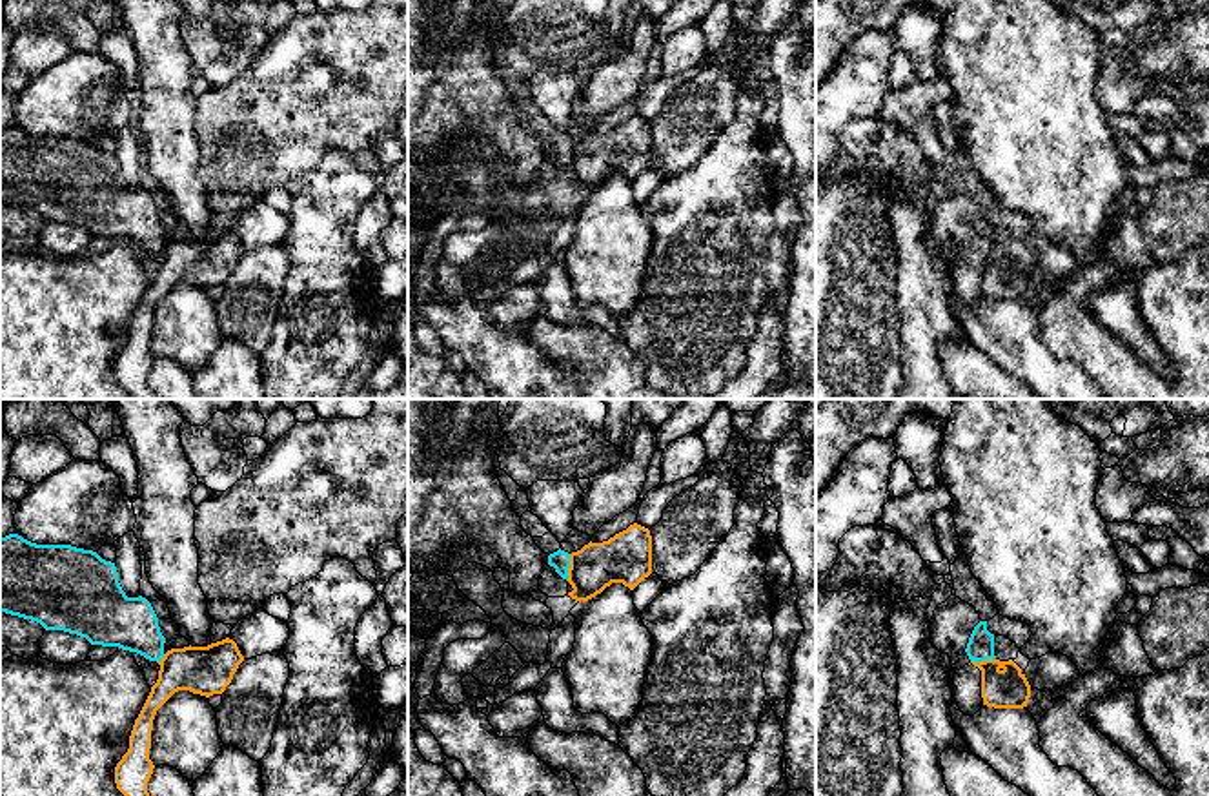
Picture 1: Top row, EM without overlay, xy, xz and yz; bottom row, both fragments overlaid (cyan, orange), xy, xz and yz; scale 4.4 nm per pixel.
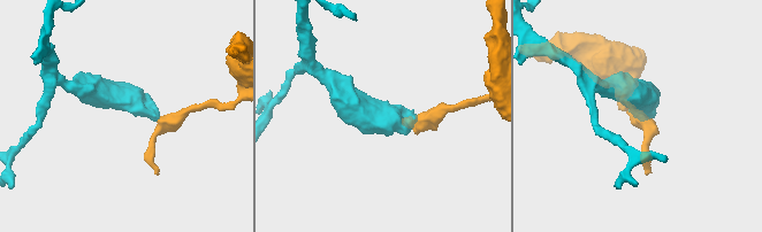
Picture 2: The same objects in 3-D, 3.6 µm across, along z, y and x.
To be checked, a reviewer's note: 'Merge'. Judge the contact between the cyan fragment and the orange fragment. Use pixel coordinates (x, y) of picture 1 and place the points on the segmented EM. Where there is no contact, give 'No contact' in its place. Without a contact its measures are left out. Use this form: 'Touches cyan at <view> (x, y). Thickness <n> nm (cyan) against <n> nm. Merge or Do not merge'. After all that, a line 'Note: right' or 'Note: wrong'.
Touches cyan at xz (568, 567). Thickness 90 nm (cyan) against 220 nm. Do not merge
Note: wrong

